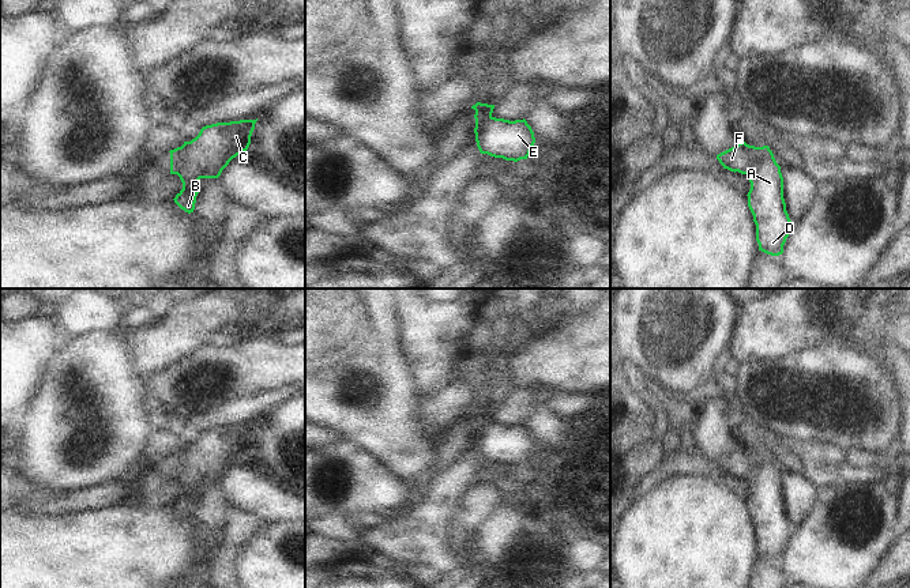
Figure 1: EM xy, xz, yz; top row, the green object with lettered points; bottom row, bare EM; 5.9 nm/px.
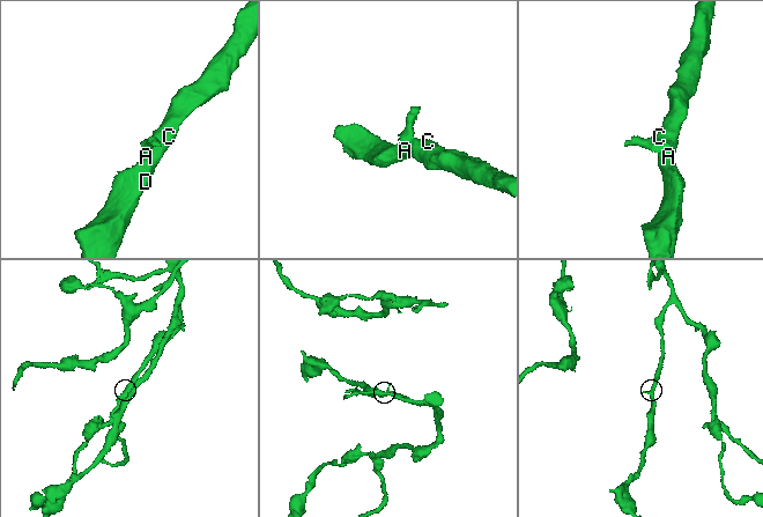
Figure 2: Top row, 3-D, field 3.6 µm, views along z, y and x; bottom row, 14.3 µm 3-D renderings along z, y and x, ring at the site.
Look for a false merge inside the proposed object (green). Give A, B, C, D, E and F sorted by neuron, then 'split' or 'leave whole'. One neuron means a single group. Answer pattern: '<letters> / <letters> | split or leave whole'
A B C D E / F | split

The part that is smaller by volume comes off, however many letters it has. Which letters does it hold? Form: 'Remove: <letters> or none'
Remove: F

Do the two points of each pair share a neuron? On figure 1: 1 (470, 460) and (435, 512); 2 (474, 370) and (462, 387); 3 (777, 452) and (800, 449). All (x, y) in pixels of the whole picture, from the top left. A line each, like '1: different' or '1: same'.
1: same
2: different
3: different

